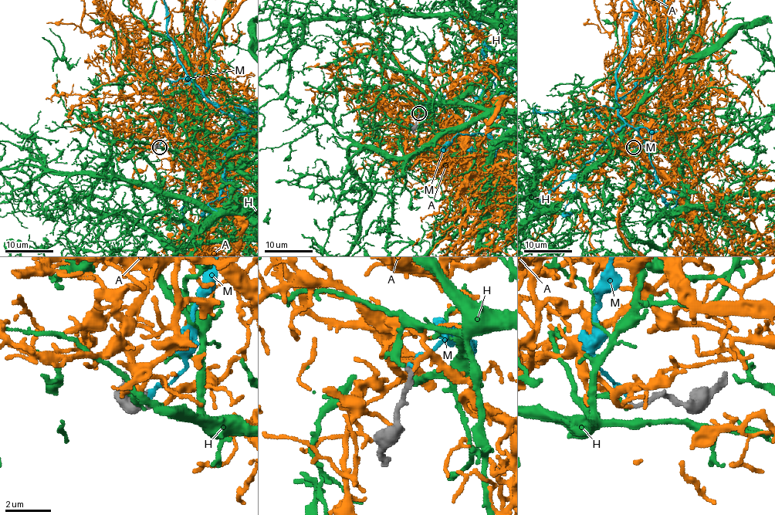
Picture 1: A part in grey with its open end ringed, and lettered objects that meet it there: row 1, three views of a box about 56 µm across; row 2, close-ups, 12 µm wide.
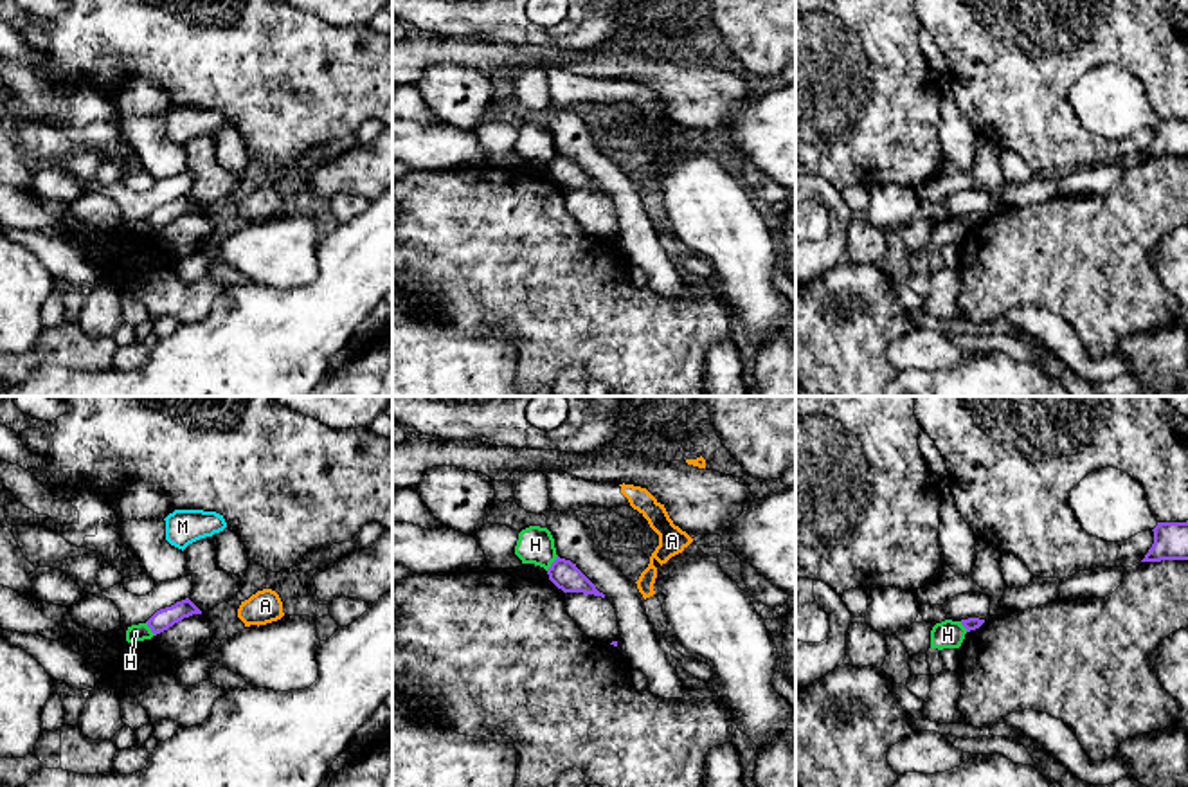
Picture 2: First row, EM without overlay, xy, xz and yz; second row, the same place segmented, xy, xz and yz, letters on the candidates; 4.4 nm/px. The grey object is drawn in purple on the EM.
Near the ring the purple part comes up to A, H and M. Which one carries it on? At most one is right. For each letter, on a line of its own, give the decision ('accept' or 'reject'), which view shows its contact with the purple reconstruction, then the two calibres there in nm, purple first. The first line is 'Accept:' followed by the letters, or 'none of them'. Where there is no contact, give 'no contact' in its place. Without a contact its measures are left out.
Accept: A
A: accept; no contact
H: reject; contact in xz; calibres 120 and 170 nm
M: reject; no contact

